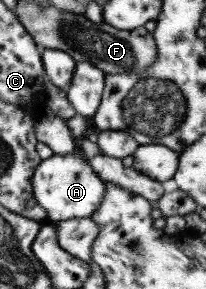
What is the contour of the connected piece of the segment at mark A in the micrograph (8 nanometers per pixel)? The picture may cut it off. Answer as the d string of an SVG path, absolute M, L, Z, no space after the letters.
M53 154L35 167L31 174L31 187L33 197L39 207L46 211L48 221L55 223L67 219L90 218L103 198L105 181L95 175L85 159L73 154Z

